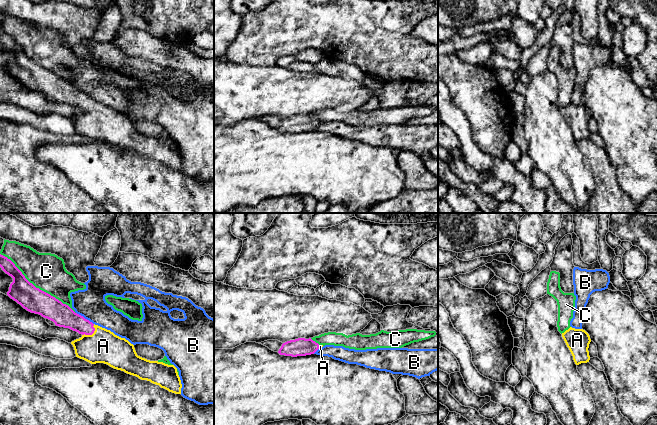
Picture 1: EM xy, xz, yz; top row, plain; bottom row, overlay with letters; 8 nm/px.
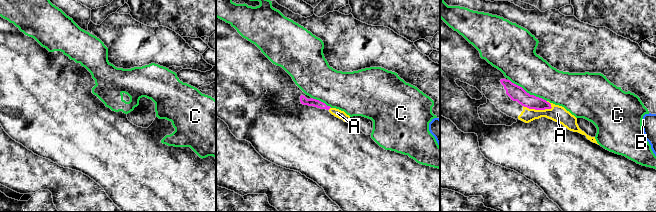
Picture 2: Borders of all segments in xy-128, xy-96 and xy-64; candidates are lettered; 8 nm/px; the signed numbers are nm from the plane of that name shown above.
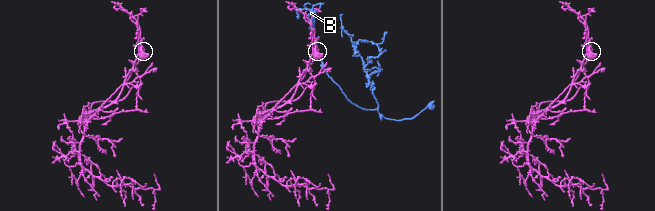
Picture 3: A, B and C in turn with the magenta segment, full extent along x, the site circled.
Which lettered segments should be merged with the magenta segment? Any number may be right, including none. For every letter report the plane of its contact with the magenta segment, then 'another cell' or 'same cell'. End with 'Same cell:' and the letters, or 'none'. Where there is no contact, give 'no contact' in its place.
A: xy | same cell
B: xy | another cell
C: xy | another cell
Same cell: A

